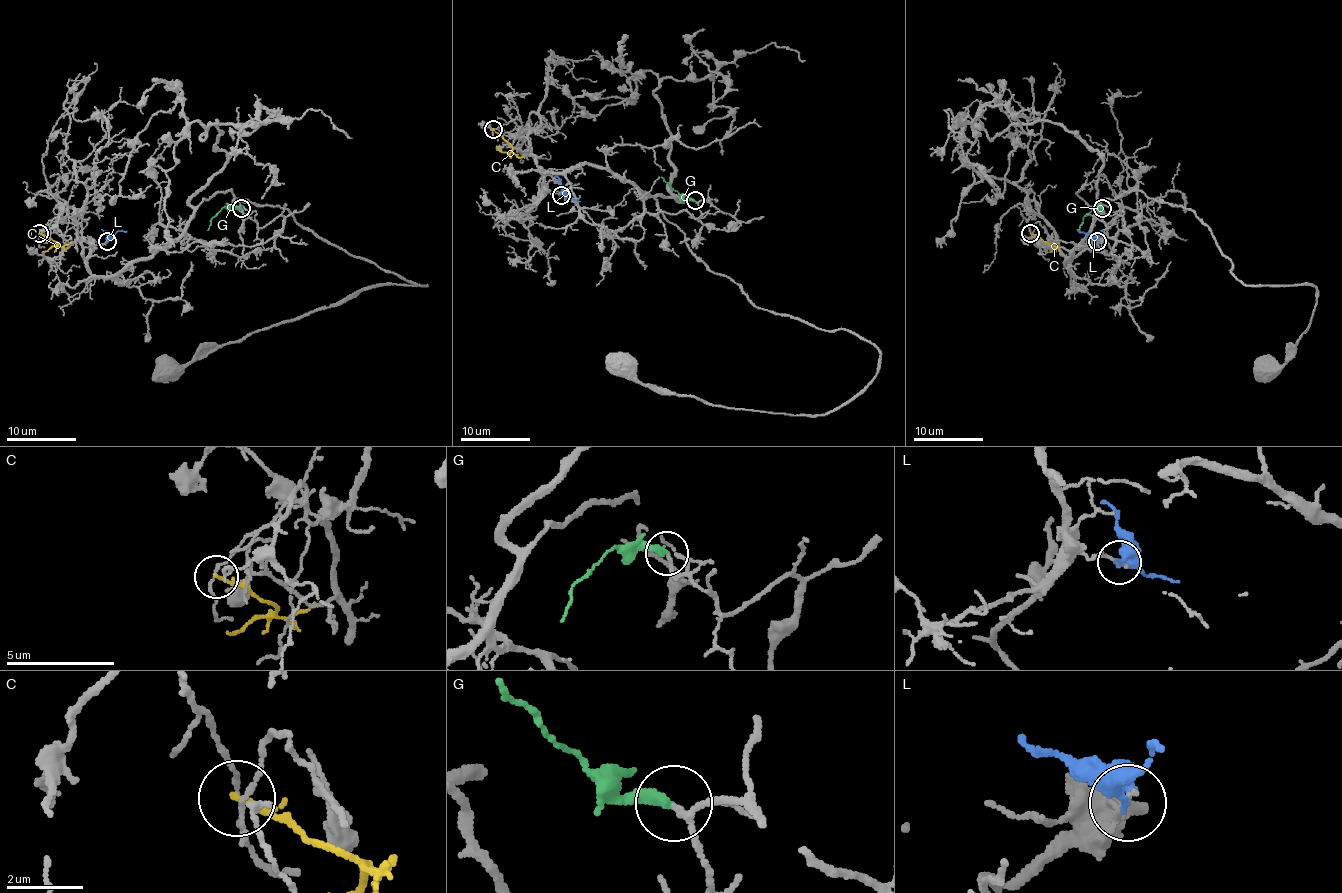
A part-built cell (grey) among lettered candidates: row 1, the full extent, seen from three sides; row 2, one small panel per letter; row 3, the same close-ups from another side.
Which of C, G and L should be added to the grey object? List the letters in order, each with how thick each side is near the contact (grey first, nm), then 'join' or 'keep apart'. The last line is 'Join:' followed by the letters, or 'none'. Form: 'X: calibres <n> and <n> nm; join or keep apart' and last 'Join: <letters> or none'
C: calibres 110 and 90 nm; keep apart
G: calibres 150 and 320 nm; join
L: calibres 140 and 400 nm; keep apart
Join: G

